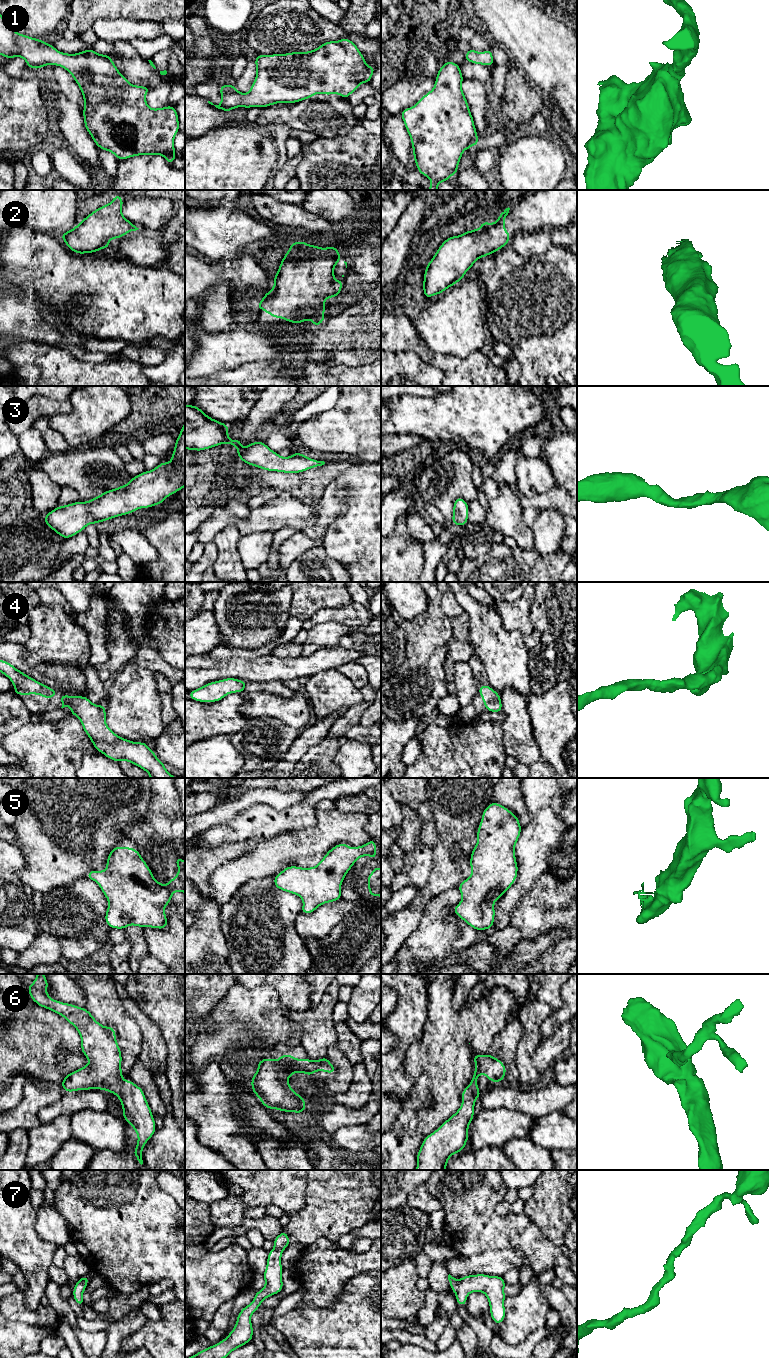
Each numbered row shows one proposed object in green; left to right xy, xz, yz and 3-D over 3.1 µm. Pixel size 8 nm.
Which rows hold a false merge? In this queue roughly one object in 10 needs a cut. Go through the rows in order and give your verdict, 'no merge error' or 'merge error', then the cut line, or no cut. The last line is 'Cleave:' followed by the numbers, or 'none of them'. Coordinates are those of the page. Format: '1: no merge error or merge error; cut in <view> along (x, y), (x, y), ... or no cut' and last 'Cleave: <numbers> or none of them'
1: no merge error; no cut
2: no merge error; no cut
3: no merge error; no cut
4: no merge error; no cut
5: no merge error; no cut
6: no merge error; no cut
7: no merge error; no cut
Cleave: none of them

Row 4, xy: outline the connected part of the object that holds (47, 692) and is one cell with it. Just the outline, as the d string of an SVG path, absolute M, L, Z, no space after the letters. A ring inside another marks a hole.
M0 660L0 672L11 680L15 687L13 692L19 696L35 694L50 699L57 695L56 690L24 674L7 661Z

